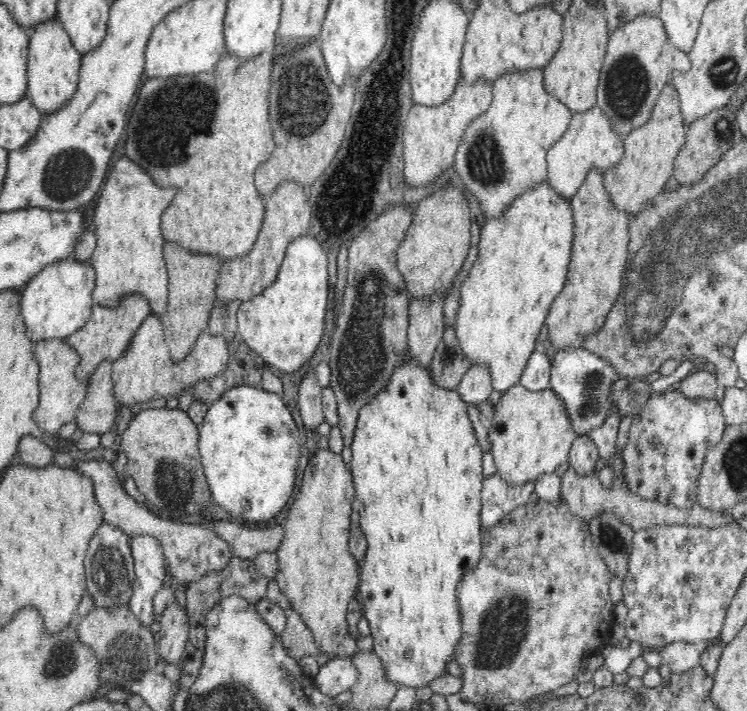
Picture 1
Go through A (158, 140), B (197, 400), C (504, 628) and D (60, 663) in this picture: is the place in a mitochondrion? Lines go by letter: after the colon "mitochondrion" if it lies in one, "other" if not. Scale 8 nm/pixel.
A: mitochondrion
B: other
C: mitochondrion
D: mitochondrion

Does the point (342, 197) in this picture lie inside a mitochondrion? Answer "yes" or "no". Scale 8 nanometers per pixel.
yes

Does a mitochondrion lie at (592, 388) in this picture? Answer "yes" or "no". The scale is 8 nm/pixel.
yes

